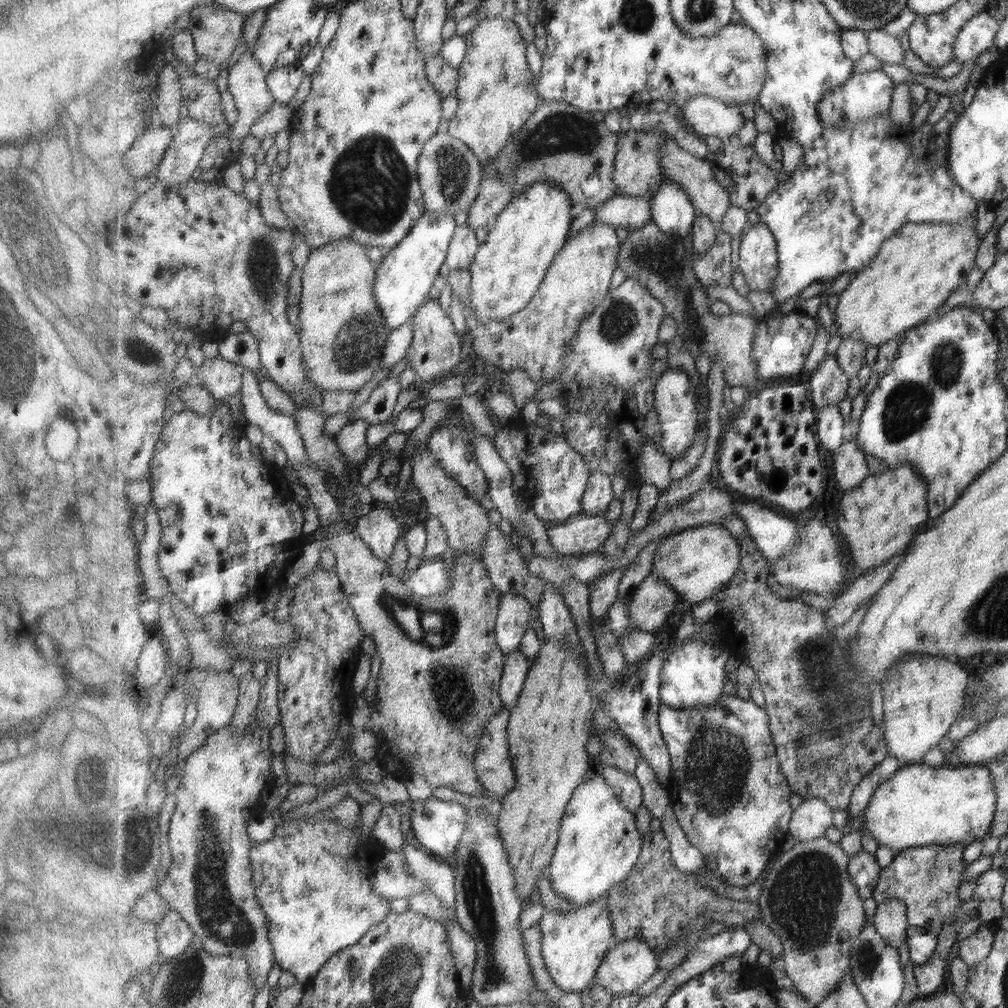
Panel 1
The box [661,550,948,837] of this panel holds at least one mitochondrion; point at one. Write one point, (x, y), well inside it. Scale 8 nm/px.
(817, 659)

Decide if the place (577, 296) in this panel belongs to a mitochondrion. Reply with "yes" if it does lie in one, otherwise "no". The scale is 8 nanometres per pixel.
no

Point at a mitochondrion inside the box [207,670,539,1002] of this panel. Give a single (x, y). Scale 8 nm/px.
(480, 907)

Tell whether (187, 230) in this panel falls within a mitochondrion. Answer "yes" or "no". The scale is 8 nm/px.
no

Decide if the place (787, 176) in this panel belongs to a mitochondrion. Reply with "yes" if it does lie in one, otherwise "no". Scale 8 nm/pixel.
no

